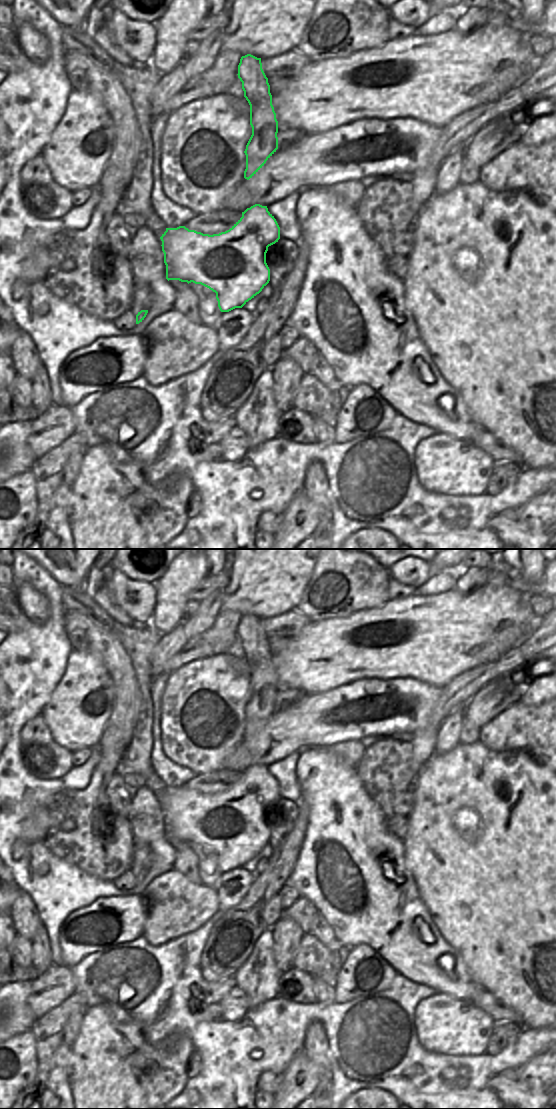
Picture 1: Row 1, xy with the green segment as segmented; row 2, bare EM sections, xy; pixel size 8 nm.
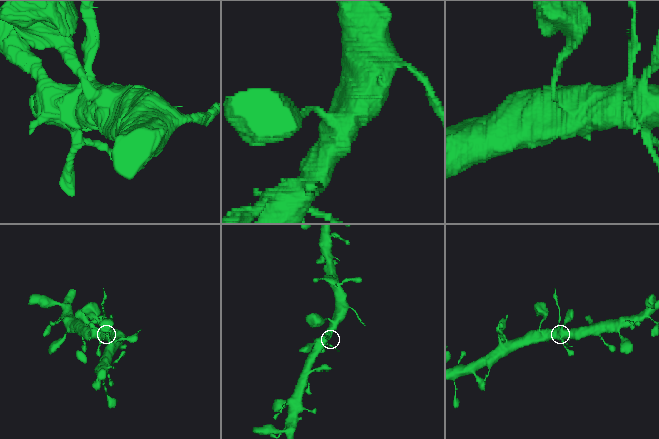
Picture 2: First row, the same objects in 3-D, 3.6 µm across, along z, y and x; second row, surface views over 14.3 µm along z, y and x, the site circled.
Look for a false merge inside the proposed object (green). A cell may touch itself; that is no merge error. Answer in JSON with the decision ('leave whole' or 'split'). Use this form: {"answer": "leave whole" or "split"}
{"answer": "split"}

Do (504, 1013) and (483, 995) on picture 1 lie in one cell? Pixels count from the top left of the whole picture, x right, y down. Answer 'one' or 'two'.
one

